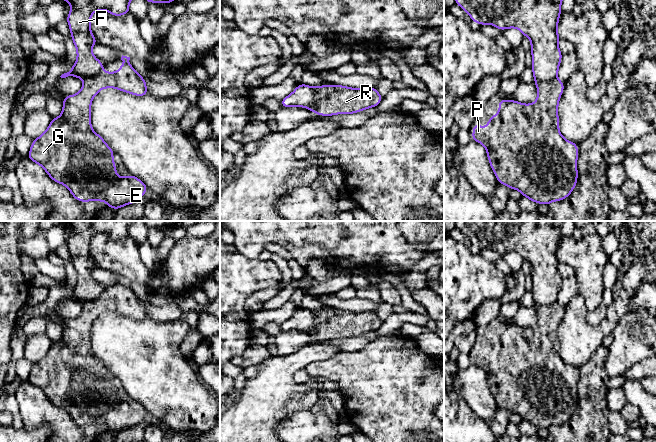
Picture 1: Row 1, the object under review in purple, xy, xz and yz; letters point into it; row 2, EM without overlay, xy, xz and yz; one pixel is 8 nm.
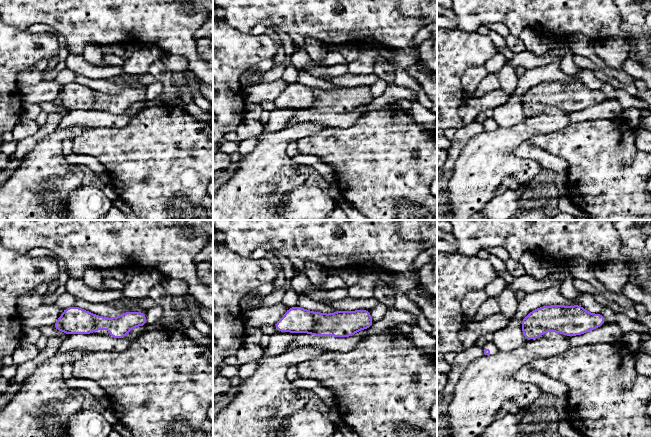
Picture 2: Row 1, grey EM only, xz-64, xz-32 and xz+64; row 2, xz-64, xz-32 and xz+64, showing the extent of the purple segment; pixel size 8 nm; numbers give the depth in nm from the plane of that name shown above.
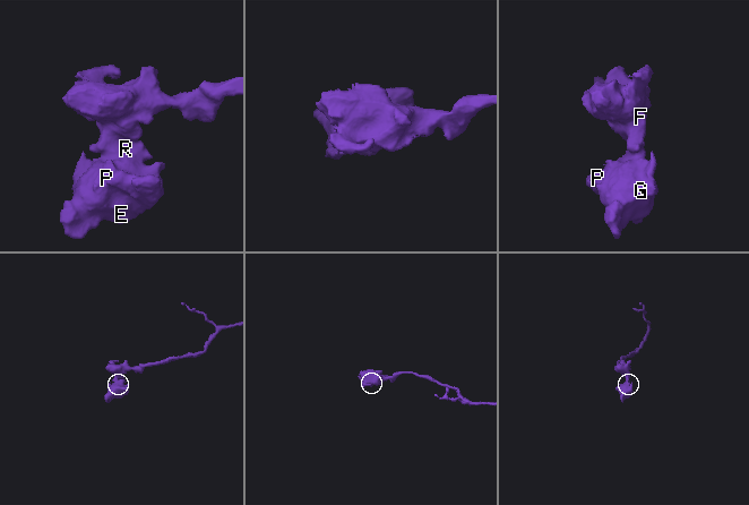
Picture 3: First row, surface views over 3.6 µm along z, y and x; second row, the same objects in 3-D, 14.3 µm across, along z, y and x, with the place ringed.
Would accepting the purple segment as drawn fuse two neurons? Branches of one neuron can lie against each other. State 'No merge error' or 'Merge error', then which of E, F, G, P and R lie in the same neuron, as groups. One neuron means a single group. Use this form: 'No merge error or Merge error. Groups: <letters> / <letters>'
Merge error. Groups: E G P R / F

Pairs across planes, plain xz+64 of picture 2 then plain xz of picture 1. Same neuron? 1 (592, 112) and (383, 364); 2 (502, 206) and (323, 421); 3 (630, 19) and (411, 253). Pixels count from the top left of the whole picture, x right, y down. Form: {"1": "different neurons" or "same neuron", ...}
{"1": "different neurons", "2": "same neuron", "3": "different neurons"}

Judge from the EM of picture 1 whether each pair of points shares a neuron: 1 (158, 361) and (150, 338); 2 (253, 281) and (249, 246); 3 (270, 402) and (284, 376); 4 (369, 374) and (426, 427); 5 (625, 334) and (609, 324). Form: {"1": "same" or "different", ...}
{"1": "same", "2": "different", "3": "same", "4": "same", "5": "different"}

